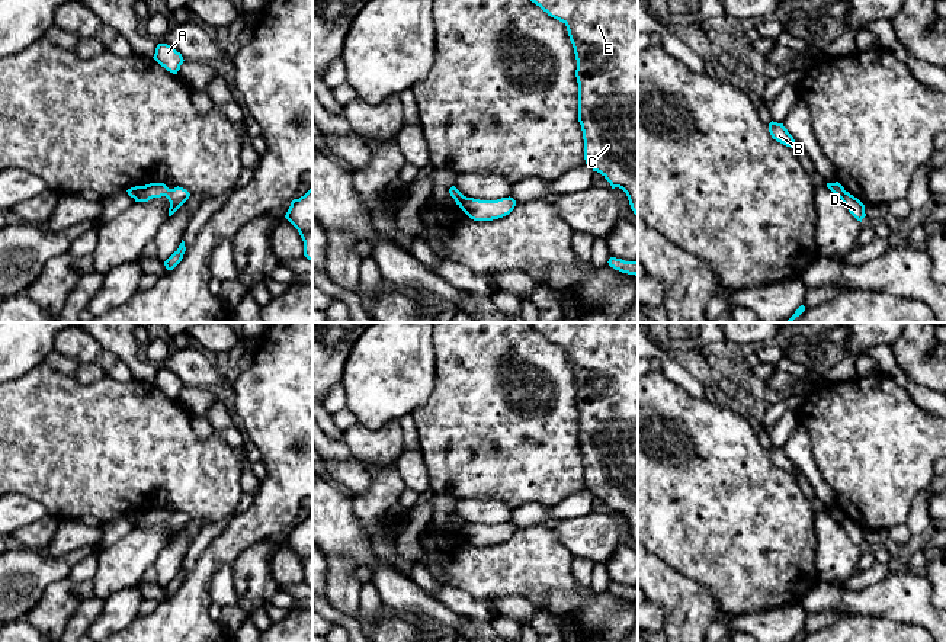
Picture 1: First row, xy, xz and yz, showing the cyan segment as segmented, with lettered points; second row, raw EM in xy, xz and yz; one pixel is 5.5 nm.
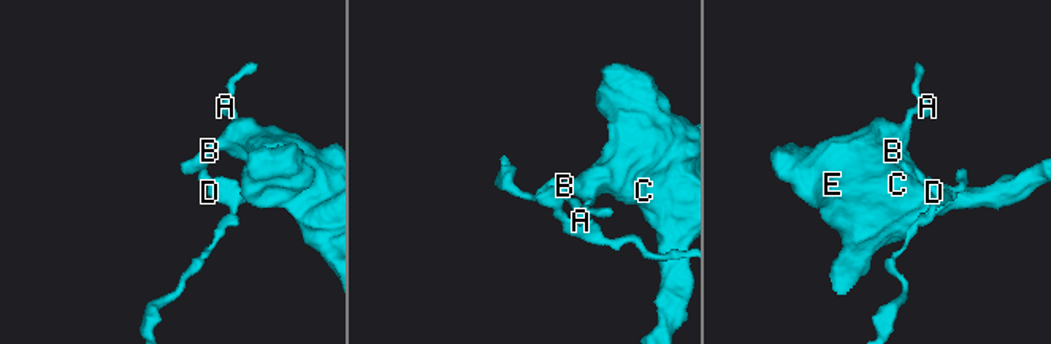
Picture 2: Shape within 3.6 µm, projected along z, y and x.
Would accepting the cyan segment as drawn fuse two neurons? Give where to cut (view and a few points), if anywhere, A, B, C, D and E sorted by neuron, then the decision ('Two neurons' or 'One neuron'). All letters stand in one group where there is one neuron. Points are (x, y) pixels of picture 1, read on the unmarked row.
Split along xy (144, 512), (134, 523). Groups: A B C E / D. Two neurons

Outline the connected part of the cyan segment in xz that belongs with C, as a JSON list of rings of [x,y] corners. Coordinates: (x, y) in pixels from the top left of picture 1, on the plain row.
[[[529,322],[529,325],[567,352],[577,385],[578,447],[586,489],[600,498],[612,514],[622,514],[638,542],[638,322]]]

